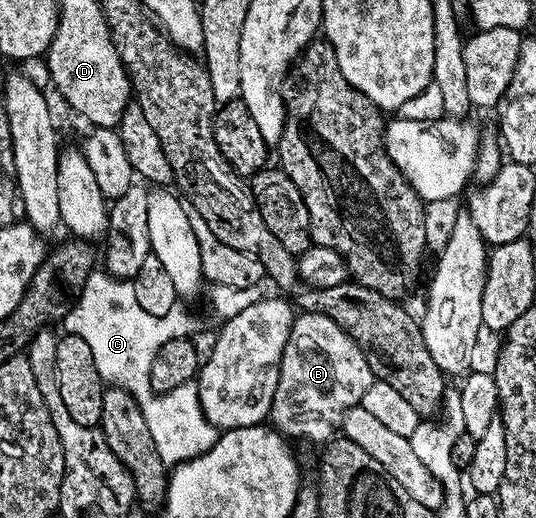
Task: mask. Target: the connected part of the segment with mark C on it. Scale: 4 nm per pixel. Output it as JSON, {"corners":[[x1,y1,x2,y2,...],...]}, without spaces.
{"corners":[[103,270,89,274,83,284,79,299,64,315,61,324,70,335,85,338,89,350,93,350,93,362,97,362,97,374,108,385,129,390,139,399,140,404,149,402,153,395,151,390,151,371,153,358,165,342,178,336,187,336,191,324,187,320,171,320,170,315,154,316,145,314,133,294,130,282,120,280]]}

